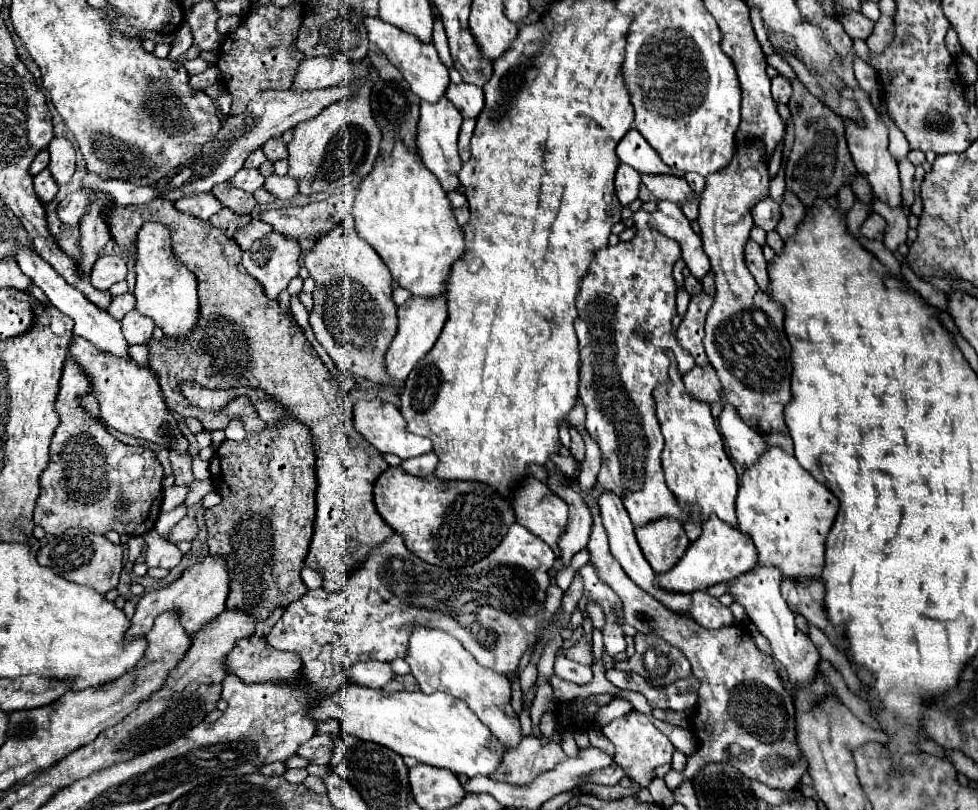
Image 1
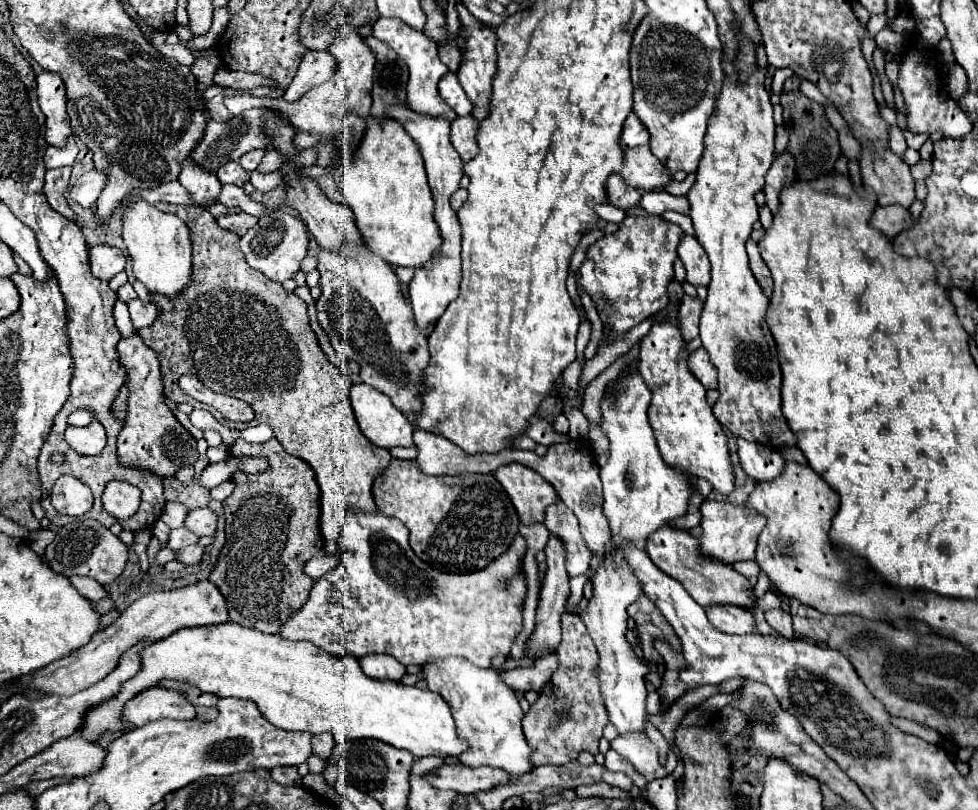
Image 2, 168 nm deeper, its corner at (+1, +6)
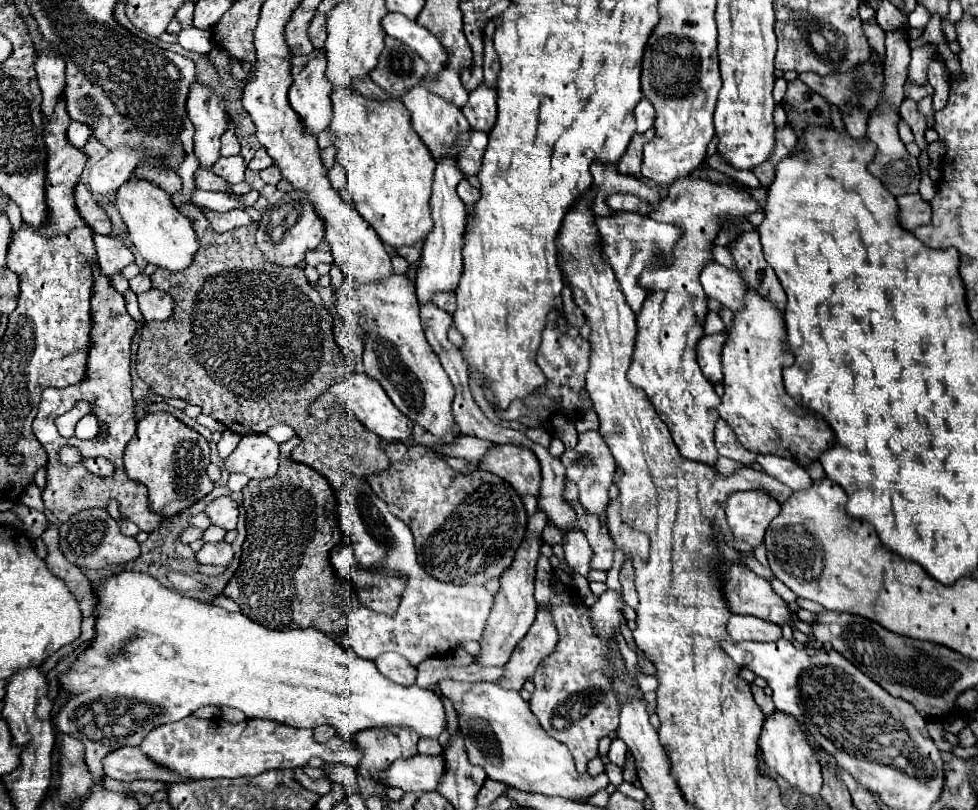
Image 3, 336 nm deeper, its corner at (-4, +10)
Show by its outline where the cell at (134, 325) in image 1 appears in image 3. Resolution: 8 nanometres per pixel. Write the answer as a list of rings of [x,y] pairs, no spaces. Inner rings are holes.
[[[149,289],[141,295],[137,295],[139,299],[139,309],[145,317],[145,321],[165,321],[169,319],[171,311],[173,311],[173,299],[171,295],[159,291],[159,289]]]

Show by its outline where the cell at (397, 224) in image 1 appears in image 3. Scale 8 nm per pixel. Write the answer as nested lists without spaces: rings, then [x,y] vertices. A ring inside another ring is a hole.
[[[347,87],[331,93],[331,101],[333,119],[329,129],[337,135],[337,161],[345,167],[347,188],[359,215],[377,231],[385,245],[393,249],[415,245],[433,229],[429,197],[435,159],[415,133],[411,115],[397,99],[379,103]]]

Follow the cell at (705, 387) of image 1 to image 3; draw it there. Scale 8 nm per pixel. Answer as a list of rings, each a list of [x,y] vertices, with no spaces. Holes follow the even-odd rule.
[[[715,333],[709,337],[703,337],[697,345],[697,361],[701,371],[705,373],[705,377],[711,383],[719,383],[723,373],[721,373],[721,347],[723,347],[725,335],[723,333]]]

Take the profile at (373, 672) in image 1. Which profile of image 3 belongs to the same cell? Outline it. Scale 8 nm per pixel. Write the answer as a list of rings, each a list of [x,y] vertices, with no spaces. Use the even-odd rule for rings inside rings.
[[[383,653],[375,659],[375,665],[381,675],[399,683],[399,685],[413,685],[417,669],[399,653]]]

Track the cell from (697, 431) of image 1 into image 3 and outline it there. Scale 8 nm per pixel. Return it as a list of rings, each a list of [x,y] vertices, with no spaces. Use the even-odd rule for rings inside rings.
[[[683,177],[669,187],[667,199],[661,199],[657,209],[649,213],[655,221],[679,225],[683,237],[667,259],[669,267],[647,269],[639,277],[641,287],[651,289],[653,293],[645,299],[643,309],[637,315],[639,333],[627,379],[645,389],[659,417],[667,423],[681,455],[709,467],[719,459],[715,449],[715,423],[719,419],[717,407],[721,399],[713,391],[713,383],[701,373],[695,359],[697,341],[703,337],[701,323],[705,323],[707,315],[707,297],[699,283],[699,273],[703,265],[711,261],[711,241],[719,233],[717,217],[751,215],[753,211],[757,211],[757,203],[731,185]]]

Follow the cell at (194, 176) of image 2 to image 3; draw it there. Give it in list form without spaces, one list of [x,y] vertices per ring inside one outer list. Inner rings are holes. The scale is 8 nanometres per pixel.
[[[193,83],[191,91],[189,91],[189,99],[187,99],[187,113],[189,113],[191,123],[195,125],[193,155],[199,159],[201,169],[211,169],[215,165],[215,161],[221,157],[221,153],[219,153],[219,149],[221,149],[219,137],[227,127],[227,113],[225,113],[223,99],[215,91],[211,91],[209,87],[205,87],[201,83]]]

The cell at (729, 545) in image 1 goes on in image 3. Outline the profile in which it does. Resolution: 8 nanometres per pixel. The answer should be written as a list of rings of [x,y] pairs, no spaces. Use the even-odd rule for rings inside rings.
[[[737,491],[721,503],[735,543],[745,541],[753,549],[763,543],[763,535],[779,515],[779,503],[763,491]]]

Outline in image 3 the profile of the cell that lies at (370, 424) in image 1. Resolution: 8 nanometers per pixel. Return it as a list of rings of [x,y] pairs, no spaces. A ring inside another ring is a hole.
[[[351,373],[345,381],[337,383],[337,385],[331,385],[331,387],[323,393],[323,397],[319,397],[319,399],[313,403],[311,413],[313,413],[317,419],[325,421],[337,403],[341,403],[353,419],[361,421],[369,431],[377,433],[381,439],[385,439],[385,441],[389,441],[389,443],[391,443],[391,441],[405,441],[405,439],[411,437],[411,433],[413,433],[413,421],[411,421],[407,415],[403,415],[403,413],[389,401],[389,397],[387,397],[387,393],[383,391],[383,387],[381,387],[375,379],[367,377],[365,373]]]

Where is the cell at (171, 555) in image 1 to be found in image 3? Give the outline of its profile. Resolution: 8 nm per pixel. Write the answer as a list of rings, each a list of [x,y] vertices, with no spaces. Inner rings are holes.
[[[219,541],[219,543],[205,543],[199,553],[197,553],[197,559],[201,563],[207,563],[207,565],[221,565],[221,567],[227,567],[233,559],[233,549],[229,543],[225,541]]]

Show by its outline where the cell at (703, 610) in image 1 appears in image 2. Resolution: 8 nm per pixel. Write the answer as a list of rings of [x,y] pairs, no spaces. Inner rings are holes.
[[[712,605],[706,607],[708,621],[722,633],[730,635],[746,635],[756,631],[754,615],[748,609],[736,607],[736,605]]]

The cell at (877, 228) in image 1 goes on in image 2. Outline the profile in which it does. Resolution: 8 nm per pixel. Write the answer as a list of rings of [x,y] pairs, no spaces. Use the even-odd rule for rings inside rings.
[[[902,205],[876,207],[876,211],[872,215],[872,227],[882,231],[890,239],[894,239],[900,231],[908,229],[910,225],[912,225],[912,215]]]

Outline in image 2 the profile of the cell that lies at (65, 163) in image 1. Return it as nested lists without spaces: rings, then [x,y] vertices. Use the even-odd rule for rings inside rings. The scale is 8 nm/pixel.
[[[42,71],[36,79],[36,93],[42,113],[46,115],[46,141],[48,145],[66,145],[66,137],[72,133],[66,117],[66,93],[58,73]]]

